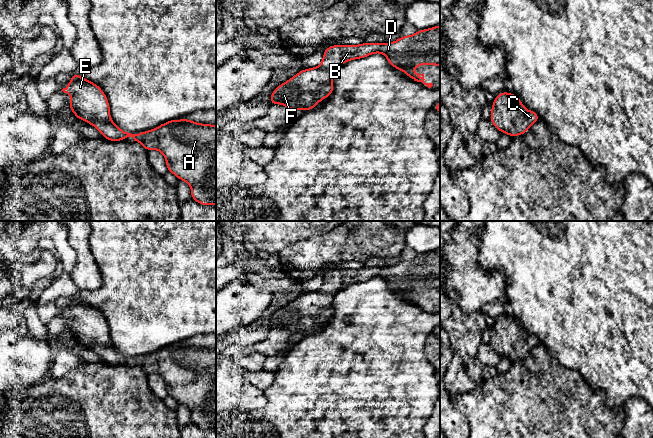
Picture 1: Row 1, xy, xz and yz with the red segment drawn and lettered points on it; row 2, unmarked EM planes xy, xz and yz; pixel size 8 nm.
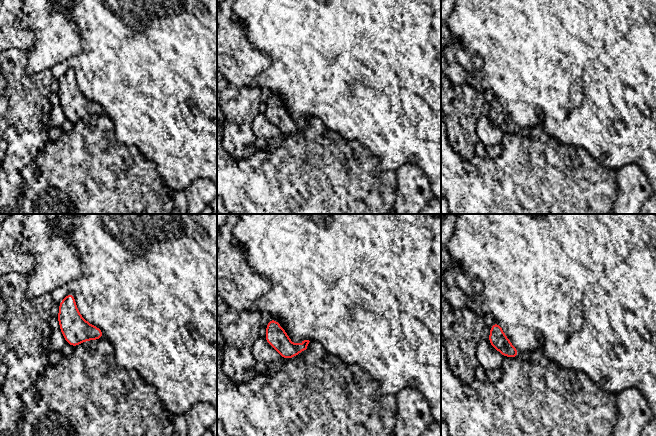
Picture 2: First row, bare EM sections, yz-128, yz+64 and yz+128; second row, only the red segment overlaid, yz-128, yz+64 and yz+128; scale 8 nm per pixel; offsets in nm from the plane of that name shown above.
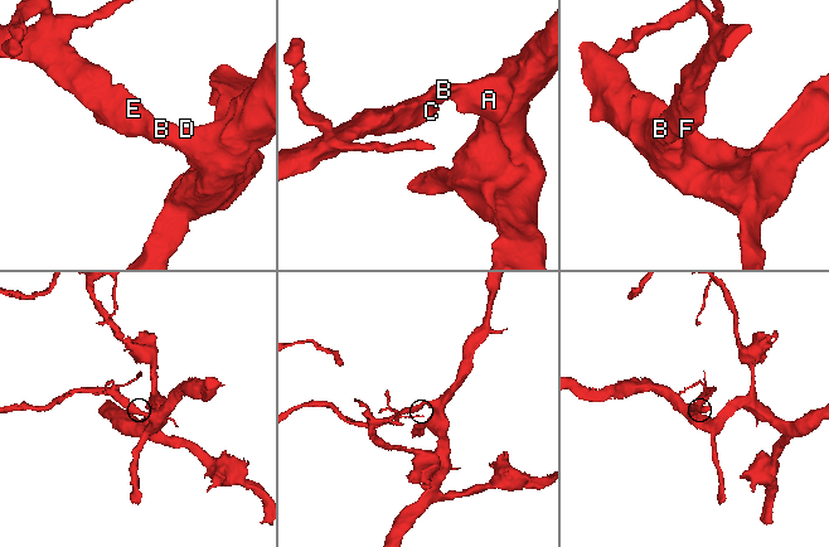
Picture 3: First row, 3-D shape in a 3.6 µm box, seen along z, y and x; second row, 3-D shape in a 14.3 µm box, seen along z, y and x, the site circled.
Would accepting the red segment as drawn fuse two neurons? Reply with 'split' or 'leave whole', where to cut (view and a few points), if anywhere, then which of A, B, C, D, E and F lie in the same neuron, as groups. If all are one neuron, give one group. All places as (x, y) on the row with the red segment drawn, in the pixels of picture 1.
leave whole | no cut | A B C D E F

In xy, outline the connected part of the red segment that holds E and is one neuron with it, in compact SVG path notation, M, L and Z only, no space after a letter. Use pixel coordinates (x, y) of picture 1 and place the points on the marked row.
M74 71L71 81L61 91L72 96L68 105L76 118L94 126L102 134L102 137L109 141L124 141L127 137L132 137L134 141L138 141L146 151L159 150L165 157L167 170L174 174L179 180L185 181L190 185L191 199L202 206L216 205L216 125L196 123L193 120L188 120L186 118L182 120L174 119L165 122L154 129L138 134L131 134L122 131L112 121L107 96L97 84L80 77L78 73Z

